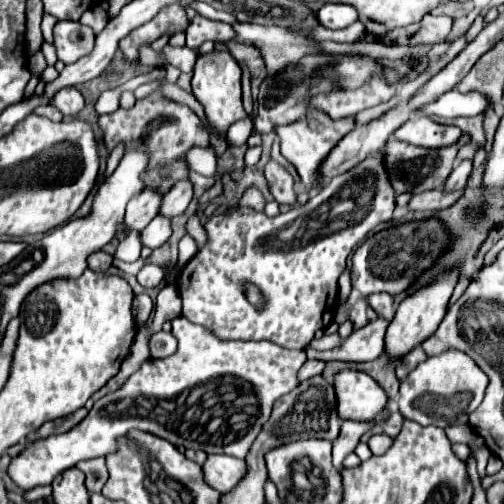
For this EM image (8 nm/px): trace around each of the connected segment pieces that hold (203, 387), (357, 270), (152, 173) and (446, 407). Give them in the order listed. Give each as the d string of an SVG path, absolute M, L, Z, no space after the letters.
M184 316L172 320L172 336L178 340L178 350L174 354L156 360L148 358L140 366L140 370L126 380L126 384L120 390L110 392L102 396L98 402L94 402L88 416L70 432L28 444L22 454L12 458L8 468L10 478L24 490L46 486L58 474L76 466L82 460L116 452L118 440L124 438L124 434L128 434L130 430L144 430L156 434L180 448L204 450L206 454L228 454L234 458L246 458L264 422L268 422L274 402L298 386L298 370L306 362L306 352L288 350L268 340L222 340L210 334L210 330L204 330L204 326L188 322Z
M434 218L424 222L408 222L402 226L392 226L384 232L372 234L356 248L352 256L352 288L362 296L374 292L388 292L392 296L406 290L426 268L432 266L434 258L446 244L442 224Z
M156 88L146 98L136 100L130 110L118 108L112 114L100 116L100 128L104 130L104 144L112 150L118 142L126 142L126 146L146 144L150 148L150 166L144 174L144 182L148 186L156 186L166 192L174 182L188 178L188 166L184 162L184 154L192 146L208 146L208 132L204 130L200 118L180 102L174 102L162 96L162 90Z
M446 350L438 356L430 356L420 362L402 382L398 406L404 418L418 422L420 426L456 426L466 424L468 416L478 408L484 398L488 376L480 366L464 352Z

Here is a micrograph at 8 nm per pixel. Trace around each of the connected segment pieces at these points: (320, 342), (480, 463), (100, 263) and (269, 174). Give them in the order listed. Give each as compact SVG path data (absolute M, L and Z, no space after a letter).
M324 334L322 338L314 338L314 342L310 342L310 346L316 350L330 350L334 344L342 344L342 338L338 334Z
M482 447L478 449L475 453L475 459L477 461L477 471L480 477L485 477L487 475L486 466L488 463L488 458L492 454L487 447Z
M102 250L88 256L88 268L94 272L106 272L110 266L112 266L112 256Z
M270 158L268 164L264 166L264 176L268 180L270 192L276 198L276 202L294 206L296 192L294 192L294 178L290 176L290 172L282 164L278 164L276 160Z

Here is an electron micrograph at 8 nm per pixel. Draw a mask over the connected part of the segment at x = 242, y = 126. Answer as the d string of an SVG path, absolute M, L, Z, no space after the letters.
M247 116L245 119L233 123L226 135L228 147L241 146L245 144L252 134L253 119Z

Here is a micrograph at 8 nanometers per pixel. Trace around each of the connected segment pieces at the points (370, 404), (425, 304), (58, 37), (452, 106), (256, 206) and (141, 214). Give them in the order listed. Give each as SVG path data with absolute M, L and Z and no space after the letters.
M344 370L336 374L334 386L342 420L372 422L388 406L384 388L364 372Z
M458 266L438 274L426 288L418 288L416 292L412 292L410 296L406 296L398 310L396 310L396 316L394 320L390 322L388 326L388 332L386 332L386 352L394 358L402 358L406 356L416 344L420 344L422 340L426 340L428 336L434 334L434 330L440 326L442 318L446 316L446 310L448 310L448 302L450 302L450 296L454 292L454 286L458 284Z
M62 20L54 26L54 46L58 60L64 64L74 64L82 56L90 54L94 48L96 34L90 26L84 26L80 22Z
M450 90L442 94L436 102L424 106L420 110L422 116L440 116L440 118L460 118L460 116L476 116L482 114L488 108L488 102L482 94L470 92L470 94L460 94L458 90Z
M252 186L252 188L248 188L248 190L242 194L242 198L238 200L238 204L232 206L232 208L228 208L226 212L234 212L234 210L238 210L238 208L252 208L252 210L256 210L256 212L264 212L264 206L266 206L266 200L264 200L262 192L260 192L256 186Z
M156 188L144 190L140 196L136 196L136 198L132 198L132 200L128 202L124 222L126 222L132 230L142 232L144 226L146 226L154 216L158 216L160 206L162 206L162 200L164 200L164 194L158 192Z

